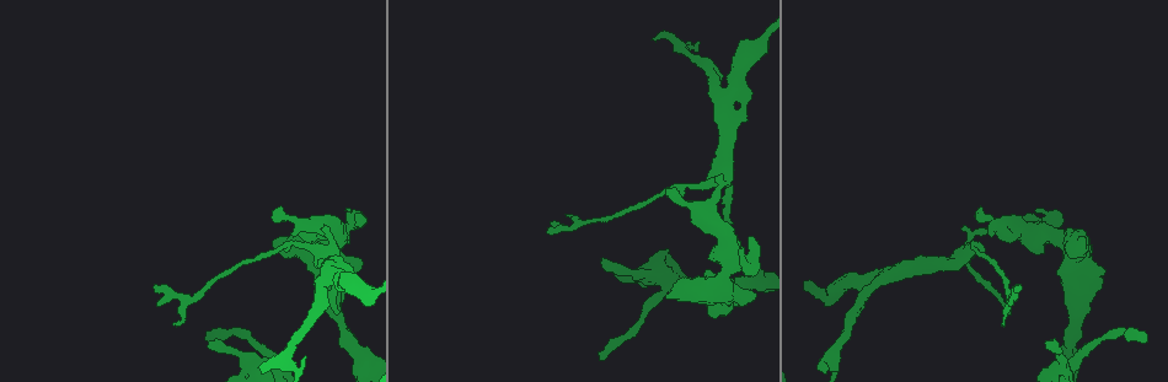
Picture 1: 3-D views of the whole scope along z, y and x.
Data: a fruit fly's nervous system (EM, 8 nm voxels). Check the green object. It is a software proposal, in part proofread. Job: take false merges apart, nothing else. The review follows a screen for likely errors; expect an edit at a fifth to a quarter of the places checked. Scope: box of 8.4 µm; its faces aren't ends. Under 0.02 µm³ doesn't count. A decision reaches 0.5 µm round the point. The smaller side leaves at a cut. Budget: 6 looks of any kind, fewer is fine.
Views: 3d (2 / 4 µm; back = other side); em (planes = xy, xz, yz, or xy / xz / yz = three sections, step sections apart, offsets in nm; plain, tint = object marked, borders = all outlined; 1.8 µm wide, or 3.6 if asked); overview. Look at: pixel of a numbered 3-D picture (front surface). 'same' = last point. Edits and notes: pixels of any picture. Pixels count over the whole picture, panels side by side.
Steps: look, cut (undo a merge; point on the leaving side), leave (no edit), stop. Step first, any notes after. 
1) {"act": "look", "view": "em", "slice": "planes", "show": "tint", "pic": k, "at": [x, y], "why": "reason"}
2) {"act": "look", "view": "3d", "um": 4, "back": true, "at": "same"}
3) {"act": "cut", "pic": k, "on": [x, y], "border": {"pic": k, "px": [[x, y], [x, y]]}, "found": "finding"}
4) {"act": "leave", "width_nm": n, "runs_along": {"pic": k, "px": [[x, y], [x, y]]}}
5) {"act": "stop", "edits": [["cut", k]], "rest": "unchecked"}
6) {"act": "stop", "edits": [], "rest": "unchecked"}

{"act": "look", "view": "3d", "um": 4, "pic": 1, "at": [886, 275], "why": "a fork"}

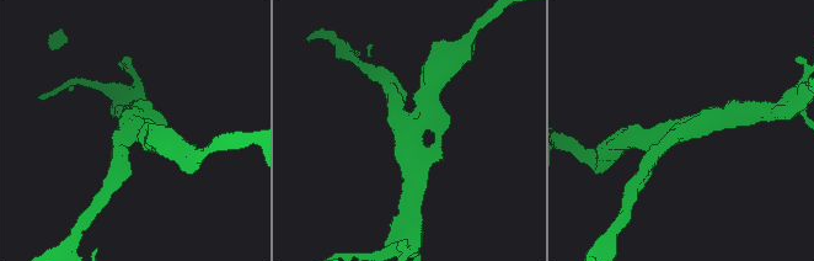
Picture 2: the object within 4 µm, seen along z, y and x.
{"act": "look", "view": "em", "um": 3.6, "slice": "planes", "show": "tint", "pic": 2, "at": [680, 129], "why": "need the tissue"}

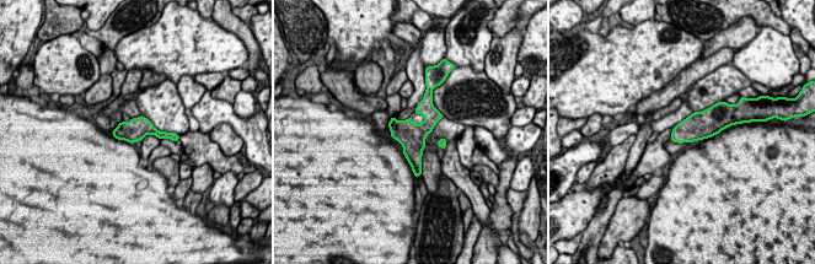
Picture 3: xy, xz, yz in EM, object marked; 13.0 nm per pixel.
{"act": "leave", "found": "continuous, no second cell"}

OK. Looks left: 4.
{"act": "look", "view": "em", "slice": "xy", "step": 8, "show": "tint", "pic": 1, "at": [1047, 235], "why": "abrupt turn"}

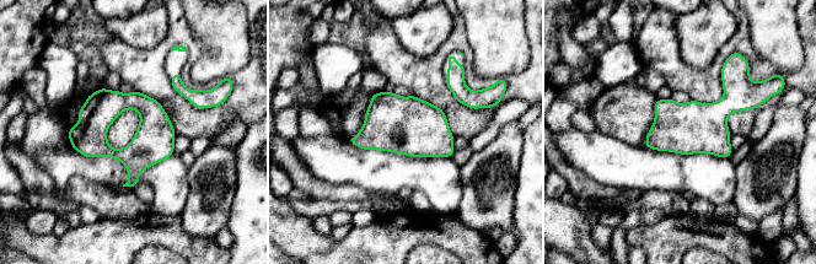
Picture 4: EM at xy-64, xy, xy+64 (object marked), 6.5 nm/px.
{"act": "leave", "found": "all the same cell"}

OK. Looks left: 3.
{"act": "look", "view": "3d", "um": 4, "pic": 1, "at": [648, 274], "why": "three arms meet"}

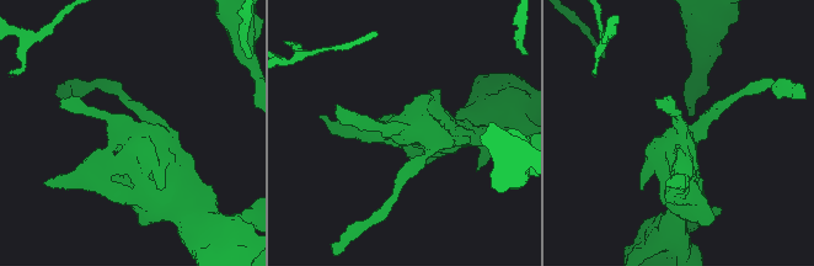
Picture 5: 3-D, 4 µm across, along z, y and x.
{"act": "look", "view": "em", "slice": "xz", "step": 8, "show": "tint", "pic": 5, "at": [681, 134], "why": "now the EM"}

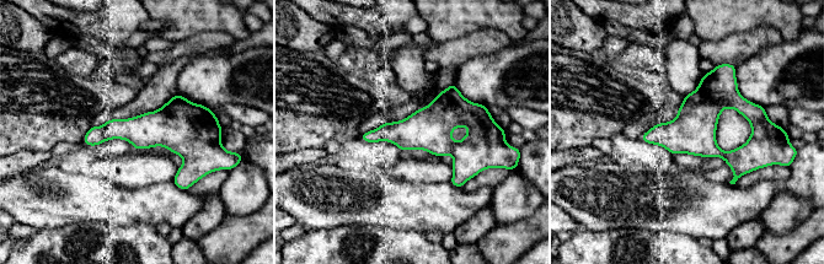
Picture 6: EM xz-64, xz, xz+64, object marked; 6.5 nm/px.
{"act": "look", "view": "em", "slice": "planes", "show": "tint", "at": "same", "why": "cut it another way"}

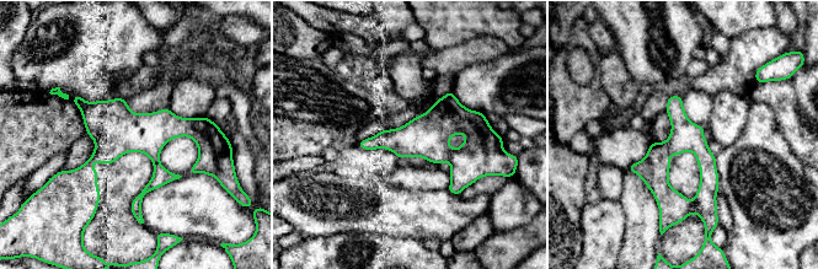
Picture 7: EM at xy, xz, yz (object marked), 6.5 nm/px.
{"act": "leave", "runs_along": {"pic": 7, "px": [[208, 132], [123, 132], [70, 173]]}, "found": "continuous, no second cell"}

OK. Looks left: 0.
{"act": "stop", "edits": [], "rest": "unchecked"}

